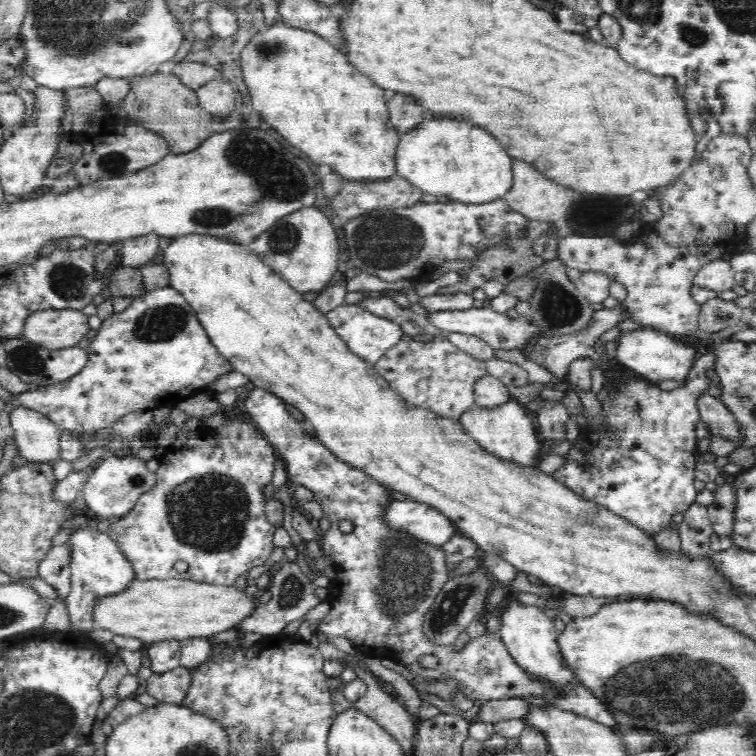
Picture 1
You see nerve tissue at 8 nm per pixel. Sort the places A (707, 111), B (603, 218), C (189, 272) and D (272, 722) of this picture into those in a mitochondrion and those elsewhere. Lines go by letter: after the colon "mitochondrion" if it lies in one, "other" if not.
A: other
B: other
C: other
D: mitochondrion

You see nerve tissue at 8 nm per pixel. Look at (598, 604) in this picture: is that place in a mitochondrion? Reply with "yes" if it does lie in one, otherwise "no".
no

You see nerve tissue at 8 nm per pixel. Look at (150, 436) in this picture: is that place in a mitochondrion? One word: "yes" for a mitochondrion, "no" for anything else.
no

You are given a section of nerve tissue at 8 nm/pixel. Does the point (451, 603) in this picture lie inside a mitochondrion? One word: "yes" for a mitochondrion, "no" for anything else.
yes

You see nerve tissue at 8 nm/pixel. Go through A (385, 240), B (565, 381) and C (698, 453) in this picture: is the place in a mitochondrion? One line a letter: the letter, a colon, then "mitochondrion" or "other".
A: mitochondrion
B: other
C: other

